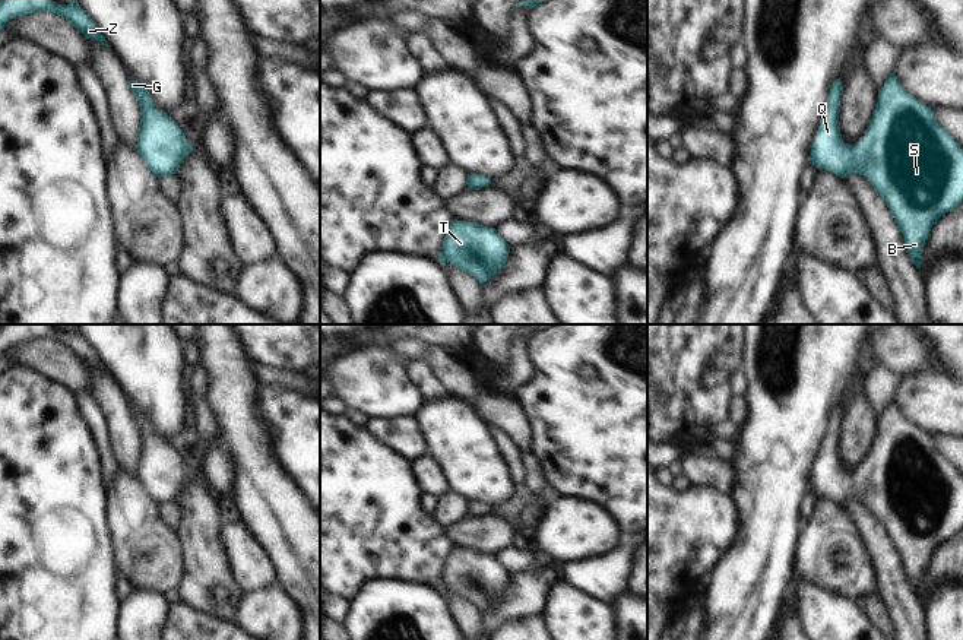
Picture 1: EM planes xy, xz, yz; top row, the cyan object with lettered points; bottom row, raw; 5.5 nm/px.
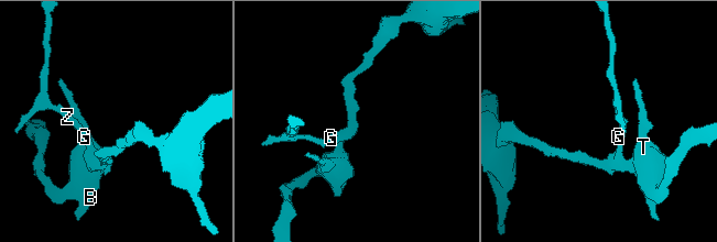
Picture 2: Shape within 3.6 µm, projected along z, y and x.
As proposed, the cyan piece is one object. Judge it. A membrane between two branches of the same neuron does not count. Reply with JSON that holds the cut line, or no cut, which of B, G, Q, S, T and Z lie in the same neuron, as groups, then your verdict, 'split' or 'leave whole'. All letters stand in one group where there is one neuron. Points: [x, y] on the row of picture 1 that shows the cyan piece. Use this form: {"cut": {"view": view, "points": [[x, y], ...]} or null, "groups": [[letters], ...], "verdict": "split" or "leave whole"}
{"cut": null, "groups": [["B", "G", "Q", "S", "T", "Z"]], "verdict": "leave whole"}

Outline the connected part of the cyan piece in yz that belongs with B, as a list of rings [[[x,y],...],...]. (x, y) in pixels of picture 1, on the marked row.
[[[896,70],[878,94],[864,139],[855,145],[845,143],[837,126],[842,94],[839,77],[831,85],[820,118],[810,164],[817,169],[831,171],[840,178],[853,172],[867,177],[891,210],[910,260],[916,269],[921,269],[921,254],[932,225],[963,203],[963,149],[938,124],[932,108],[906,92],[897,80]]]

